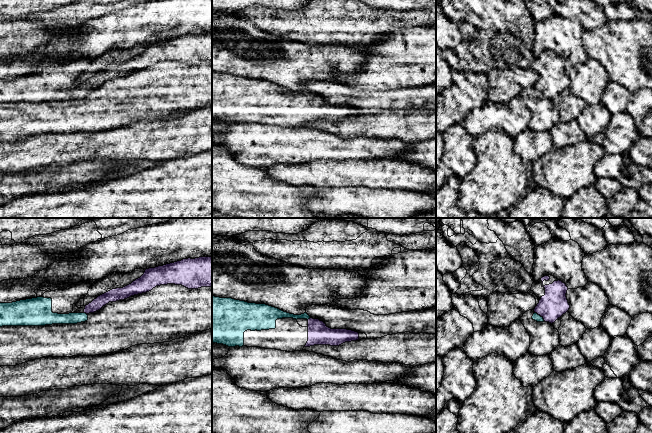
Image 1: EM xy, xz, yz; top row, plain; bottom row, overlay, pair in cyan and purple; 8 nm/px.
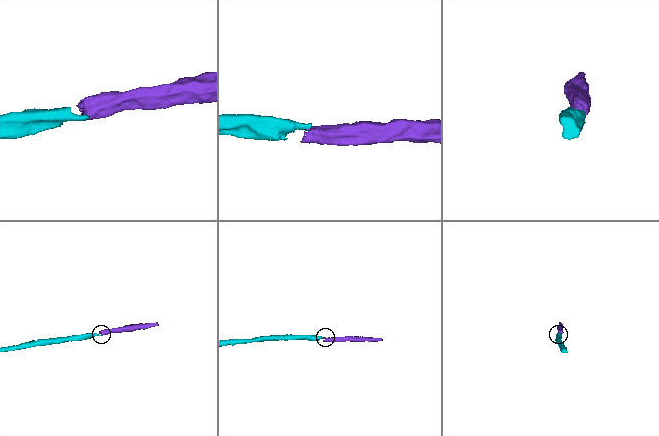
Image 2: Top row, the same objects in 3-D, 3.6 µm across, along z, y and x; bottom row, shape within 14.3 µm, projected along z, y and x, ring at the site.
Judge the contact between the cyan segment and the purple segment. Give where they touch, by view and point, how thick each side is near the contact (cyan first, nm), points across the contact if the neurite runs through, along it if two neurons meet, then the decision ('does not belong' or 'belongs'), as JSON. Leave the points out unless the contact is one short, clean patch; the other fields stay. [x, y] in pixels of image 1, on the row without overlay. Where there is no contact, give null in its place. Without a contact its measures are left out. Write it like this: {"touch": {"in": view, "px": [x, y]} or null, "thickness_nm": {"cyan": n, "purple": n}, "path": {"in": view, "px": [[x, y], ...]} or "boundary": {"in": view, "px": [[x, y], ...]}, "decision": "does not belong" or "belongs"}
{"touch": {"in": "yz", "px": [540, 92]}, "thickness_nm": {"cyan": 60, "purple": 220}, "path": {"in": "yz", "px": [[536, 93], [540, 92], [551, 82]]}, "decision": "belongs"}

